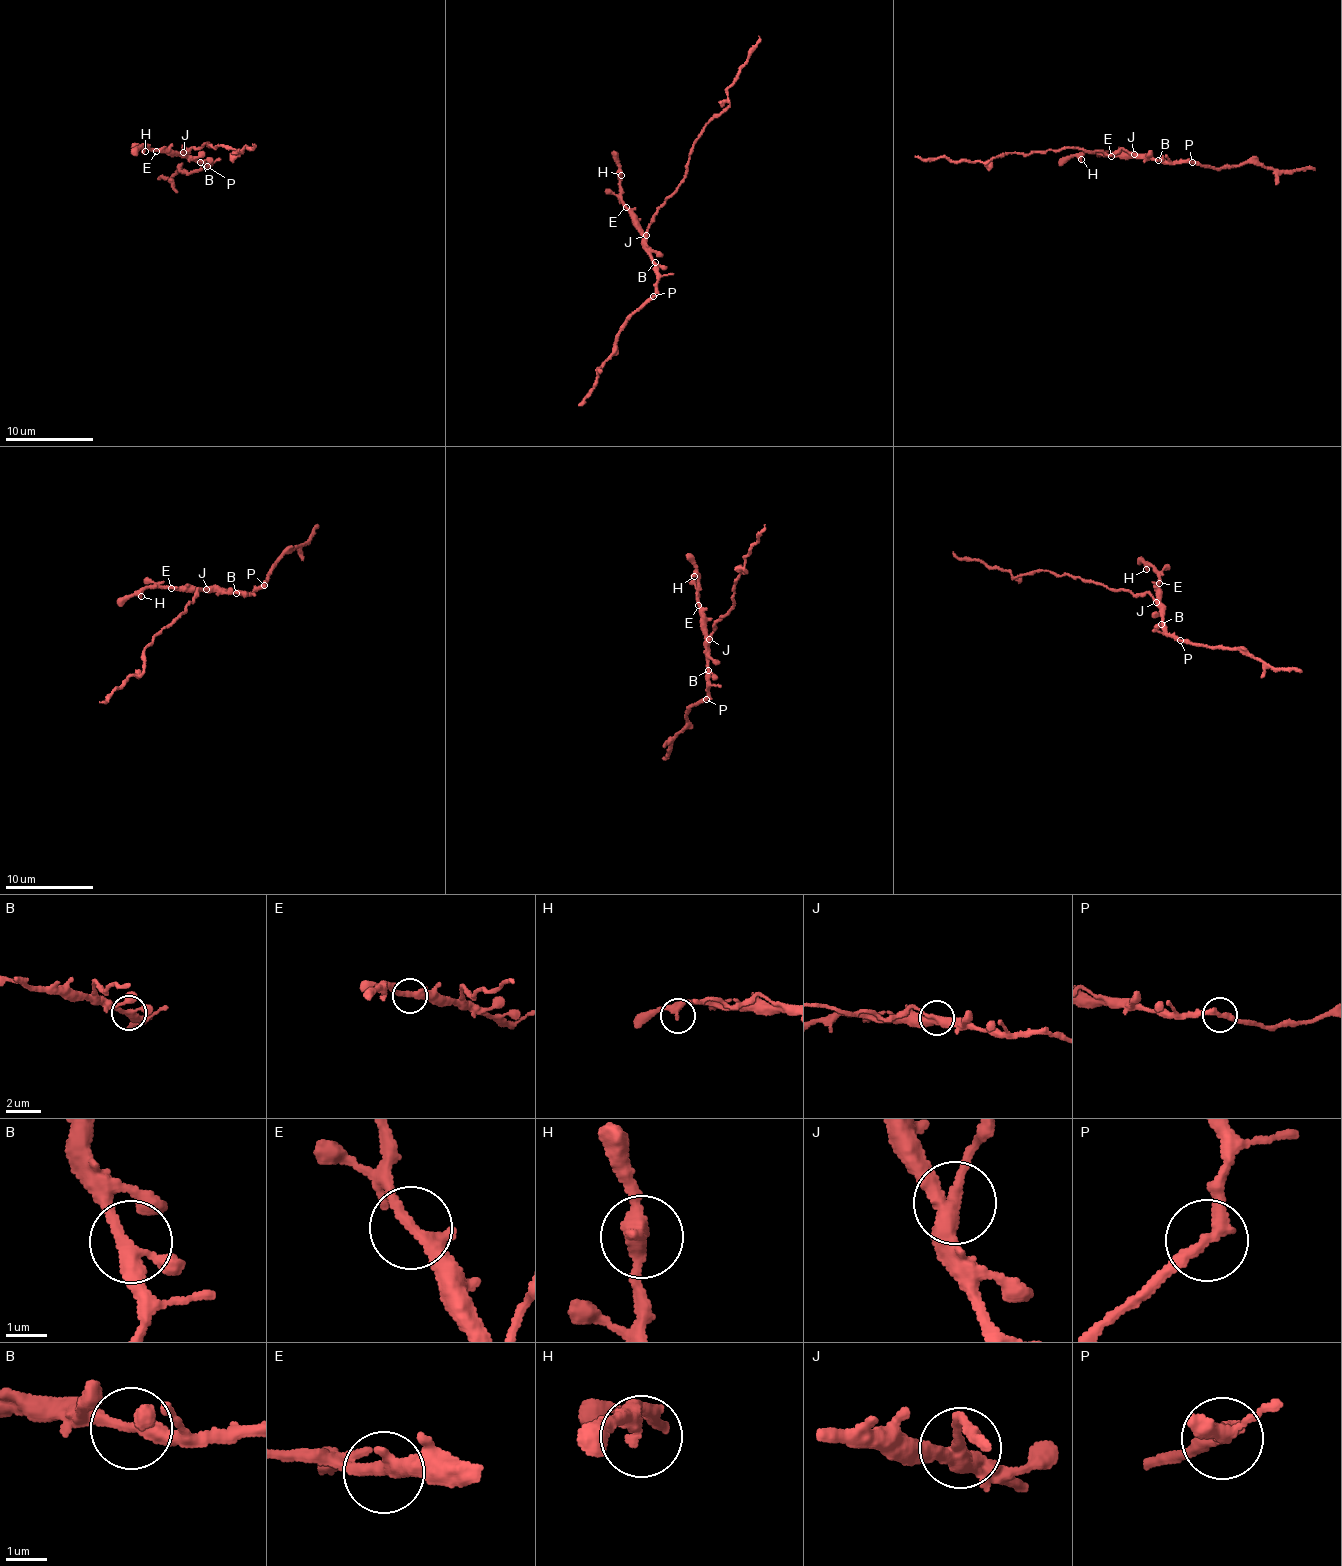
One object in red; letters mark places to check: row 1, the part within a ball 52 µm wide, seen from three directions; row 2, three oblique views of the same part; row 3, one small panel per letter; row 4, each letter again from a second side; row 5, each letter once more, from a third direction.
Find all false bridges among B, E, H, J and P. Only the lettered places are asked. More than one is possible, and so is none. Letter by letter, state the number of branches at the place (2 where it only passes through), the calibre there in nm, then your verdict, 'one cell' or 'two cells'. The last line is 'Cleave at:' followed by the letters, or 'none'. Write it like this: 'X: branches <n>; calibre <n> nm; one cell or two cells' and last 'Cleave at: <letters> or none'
B: branches 3; calibre 280 nm; one cell
E: branches 2; calibre 320 nm; one cell
H: branches 2; calibre 340 nm; one cell
J: branches 3; calibre 340 nm; two cells
P: branches 2; calibre 320 nm; two cells
Cleave at: J, P

